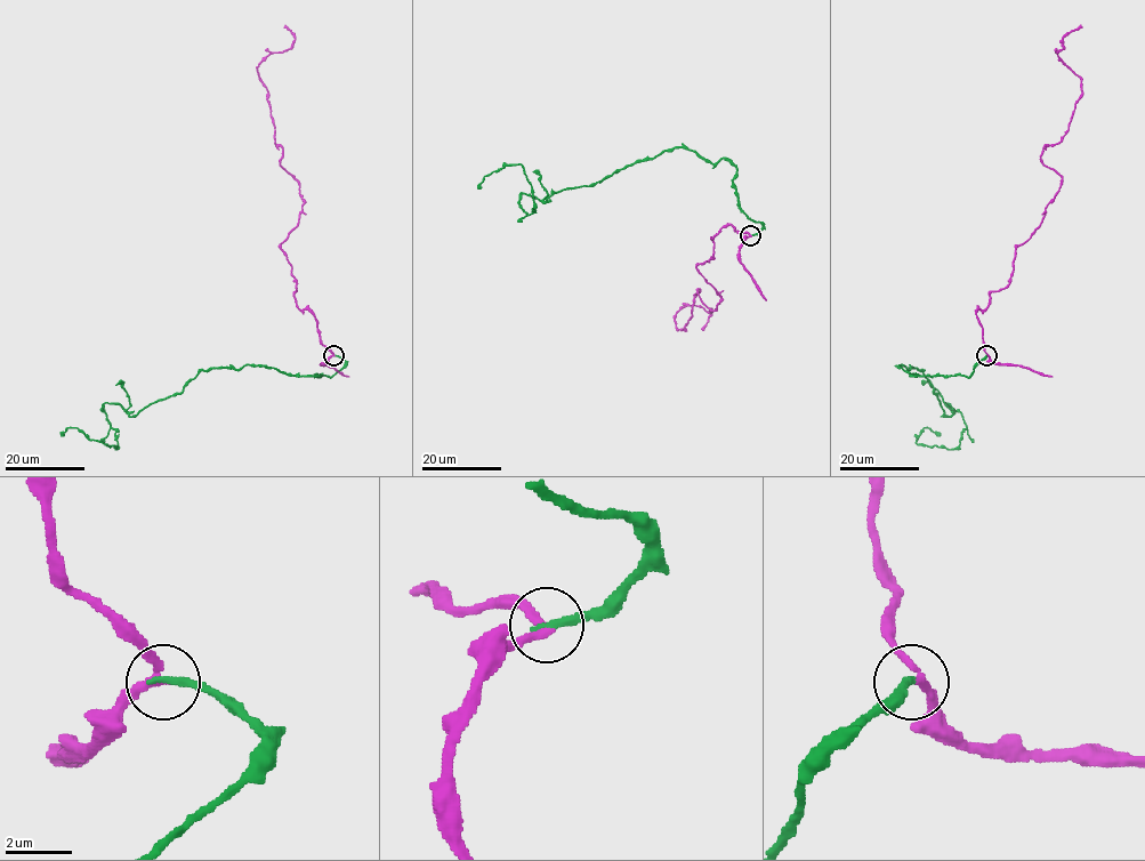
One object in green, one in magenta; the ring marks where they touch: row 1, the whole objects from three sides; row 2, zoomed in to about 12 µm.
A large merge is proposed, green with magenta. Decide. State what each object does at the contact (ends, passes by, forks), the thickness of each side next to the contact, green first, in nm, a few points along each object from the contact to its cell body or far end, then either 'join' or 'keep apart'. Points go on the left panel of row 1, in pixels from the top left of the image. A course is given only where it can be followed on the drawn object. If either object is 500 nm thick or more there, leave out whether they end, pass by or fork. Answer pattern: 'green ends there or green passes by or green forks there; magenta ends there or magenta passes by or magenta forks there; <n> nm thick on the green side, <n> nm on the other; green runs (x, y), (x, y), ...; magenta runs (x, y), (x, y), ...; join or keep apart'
green ends there; magenta passes by; 240 nm thick on the green side, 220 nm on the other; green runs (333, 355), (345, 364), (331, 377), (218, 368), (130, 417), (104, 403), (115, 449), (74, 427), (61, 435); magenta runs (333, 355), (298, 307), (279, 247), (304, 203), (281, 165), (257, 66), (291, 46), (284, 26); join

